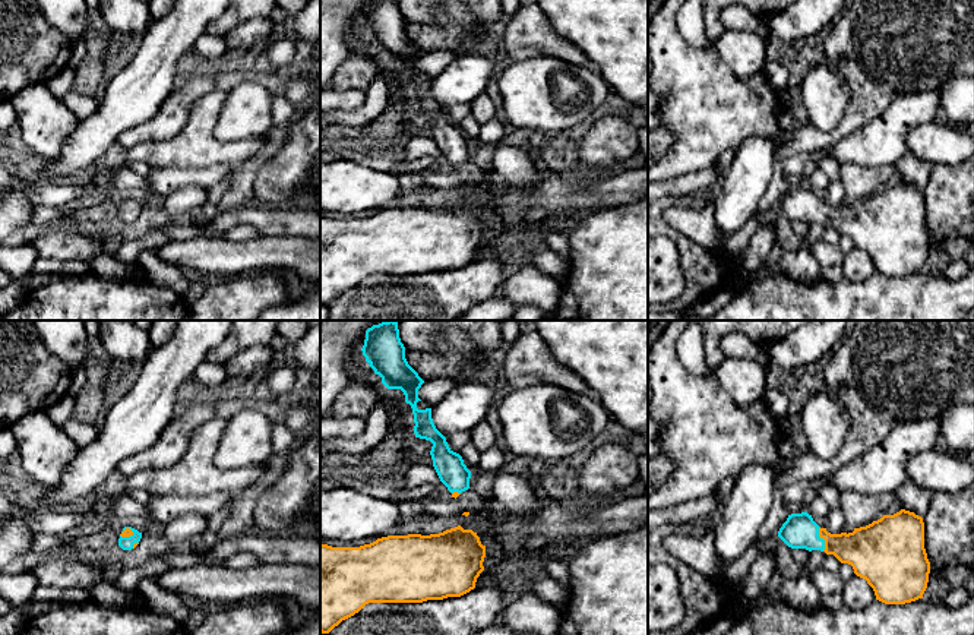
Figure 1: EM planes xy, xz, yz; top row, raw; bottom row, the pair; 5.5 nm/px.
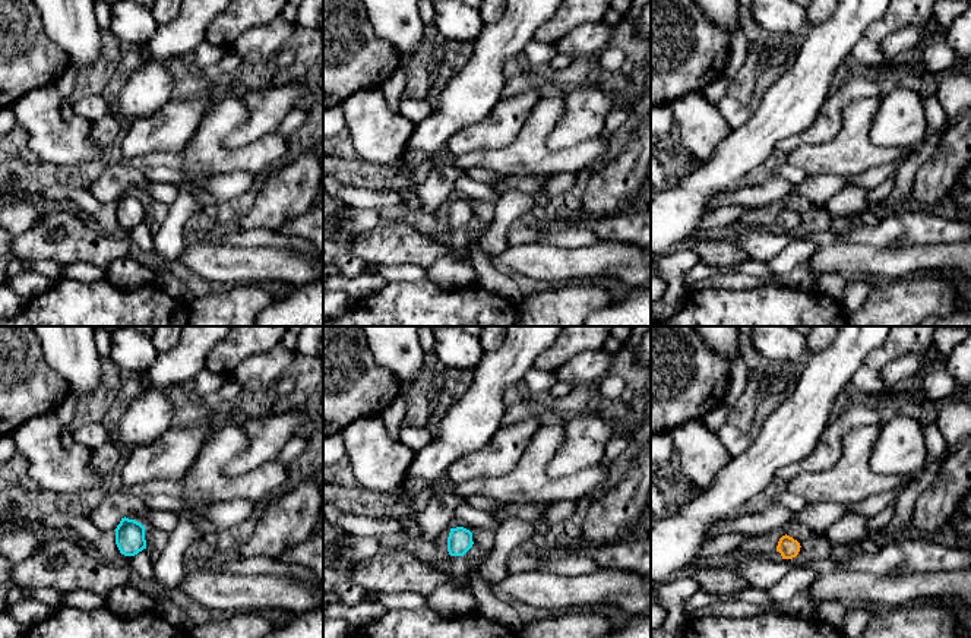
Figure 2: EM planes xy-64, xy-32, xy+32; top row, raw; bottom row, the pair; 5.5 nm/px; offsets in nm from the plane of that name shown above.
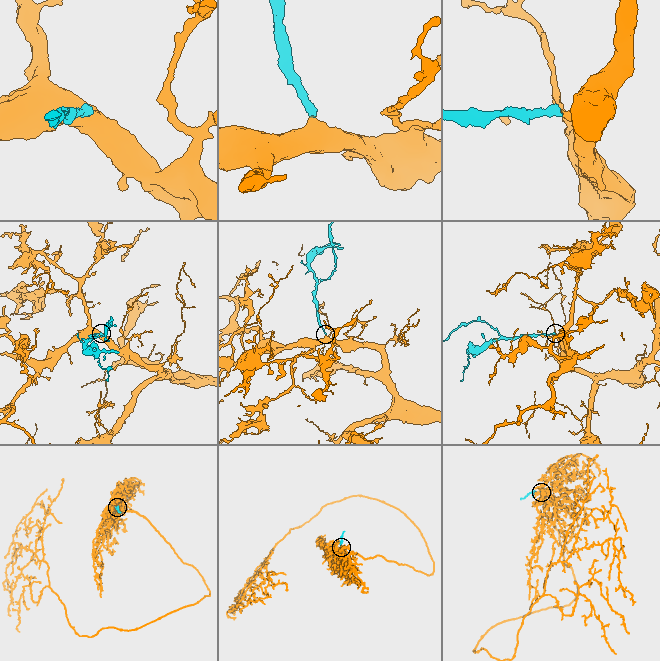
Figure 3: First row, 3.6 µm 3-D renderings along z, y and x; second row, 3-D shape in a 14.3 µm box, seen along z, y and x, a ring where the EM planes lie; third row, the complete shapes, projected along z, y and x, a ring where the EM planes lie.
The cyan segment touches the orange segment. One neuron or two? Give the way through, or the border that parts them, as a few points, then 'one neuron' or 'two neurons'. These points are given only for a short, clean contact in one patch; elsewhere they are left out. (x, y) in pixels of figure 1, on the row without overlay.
runs through yz (799, 204), (822, 211), (846, 220), (866, 221); one neuron

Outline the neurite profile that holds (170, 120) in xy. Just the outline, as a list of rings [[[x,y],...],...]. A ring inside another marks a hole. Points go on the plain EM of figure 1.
[[[203,75],[193,76],[189,82],[175,86],[170,92],[151,120],[120,133],[117,143],[129,151],[148,140],[167,140],[177,136],[186,126],[190,107],[214,89],[214,78]]]

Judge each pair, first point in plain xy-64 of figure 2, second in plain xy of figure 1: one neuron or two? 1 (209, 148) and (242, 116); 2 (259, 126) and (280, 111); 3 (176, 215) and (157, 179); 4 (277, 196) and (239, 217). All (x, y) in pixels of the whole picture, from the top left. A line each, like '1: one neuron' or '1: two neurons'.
1: two neurons
2: two neurons
3: two neurons
4: two neurons

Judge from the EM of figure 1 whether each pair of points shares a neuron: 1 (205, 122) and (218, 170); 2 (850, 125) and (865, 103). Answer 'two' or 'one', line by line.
1: two
2: one

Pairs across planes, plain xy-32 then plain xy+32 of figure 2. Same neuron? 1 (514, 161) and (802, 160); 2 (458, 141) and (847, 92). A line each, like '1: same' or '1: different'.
1: same
2: same

